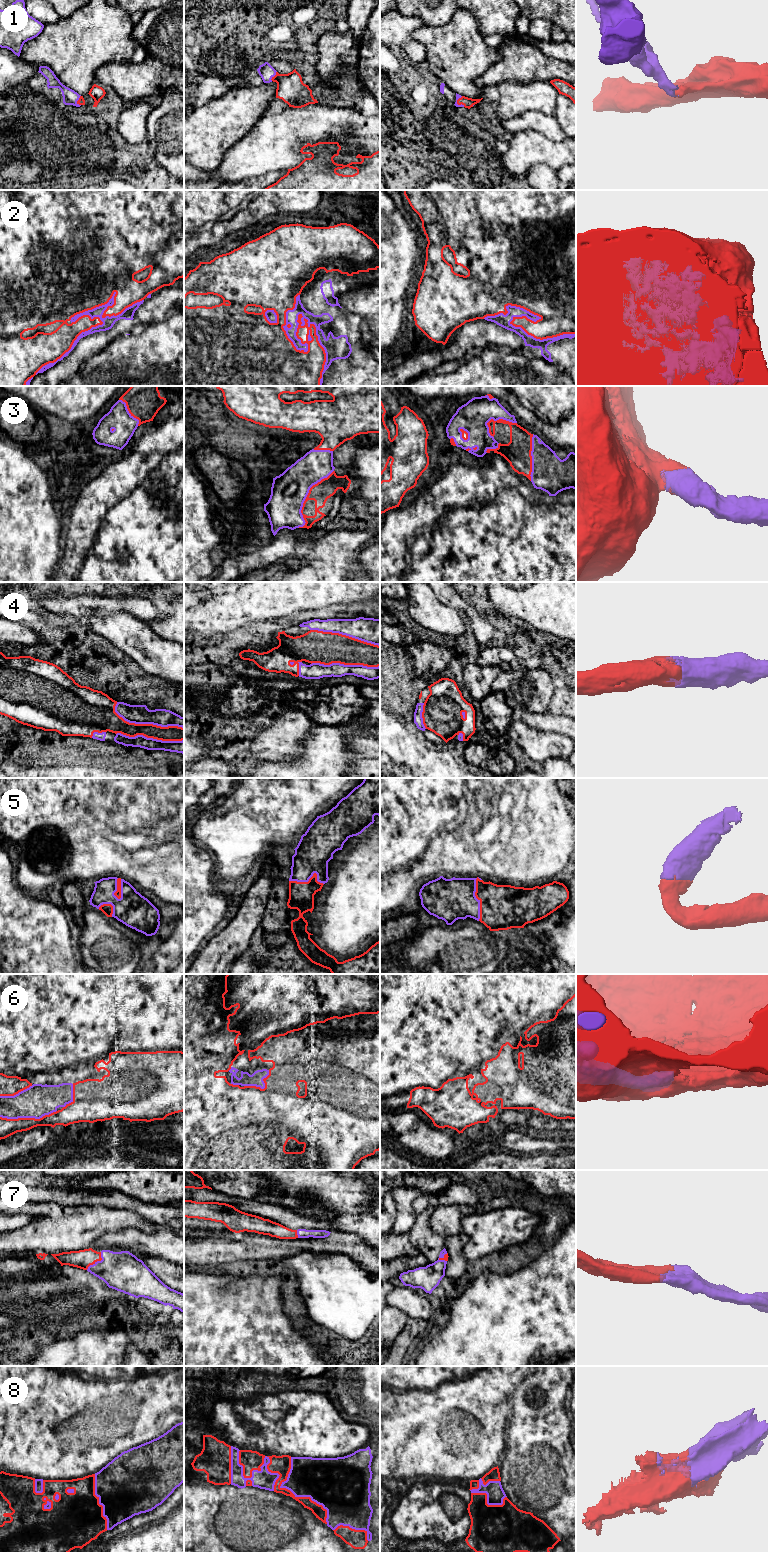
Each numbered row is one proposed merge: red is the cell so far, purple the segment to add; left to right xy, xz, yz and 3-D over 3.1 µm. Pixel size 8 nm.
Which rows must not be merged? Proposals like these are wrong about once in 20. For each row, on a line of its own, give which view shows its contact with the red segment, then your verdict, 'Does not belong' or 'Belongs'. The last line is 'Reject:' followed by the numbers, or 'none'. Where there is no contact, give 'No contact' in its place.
1: Touches red in xz. Belongs
2: Touches red in xy. Belongs
3: Touches red in xz. Belongs
4: Touches red in xy. Belongs
5: Touches red in yz. Belongs
6: Touches red in xy. Belongs
7: Touches red in xy. Belongs
8: Touches red in xz. Belongs
Reject: none

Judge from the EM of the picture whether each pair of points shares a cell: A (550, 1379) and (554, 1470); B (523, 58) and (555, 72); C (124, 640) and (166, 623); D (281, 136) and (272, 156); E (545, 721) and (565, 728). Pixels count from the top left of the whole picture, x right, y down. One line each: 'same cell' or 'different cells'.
A: same cell
B: same cell
C: different cells
D: same cell
E: same cell

